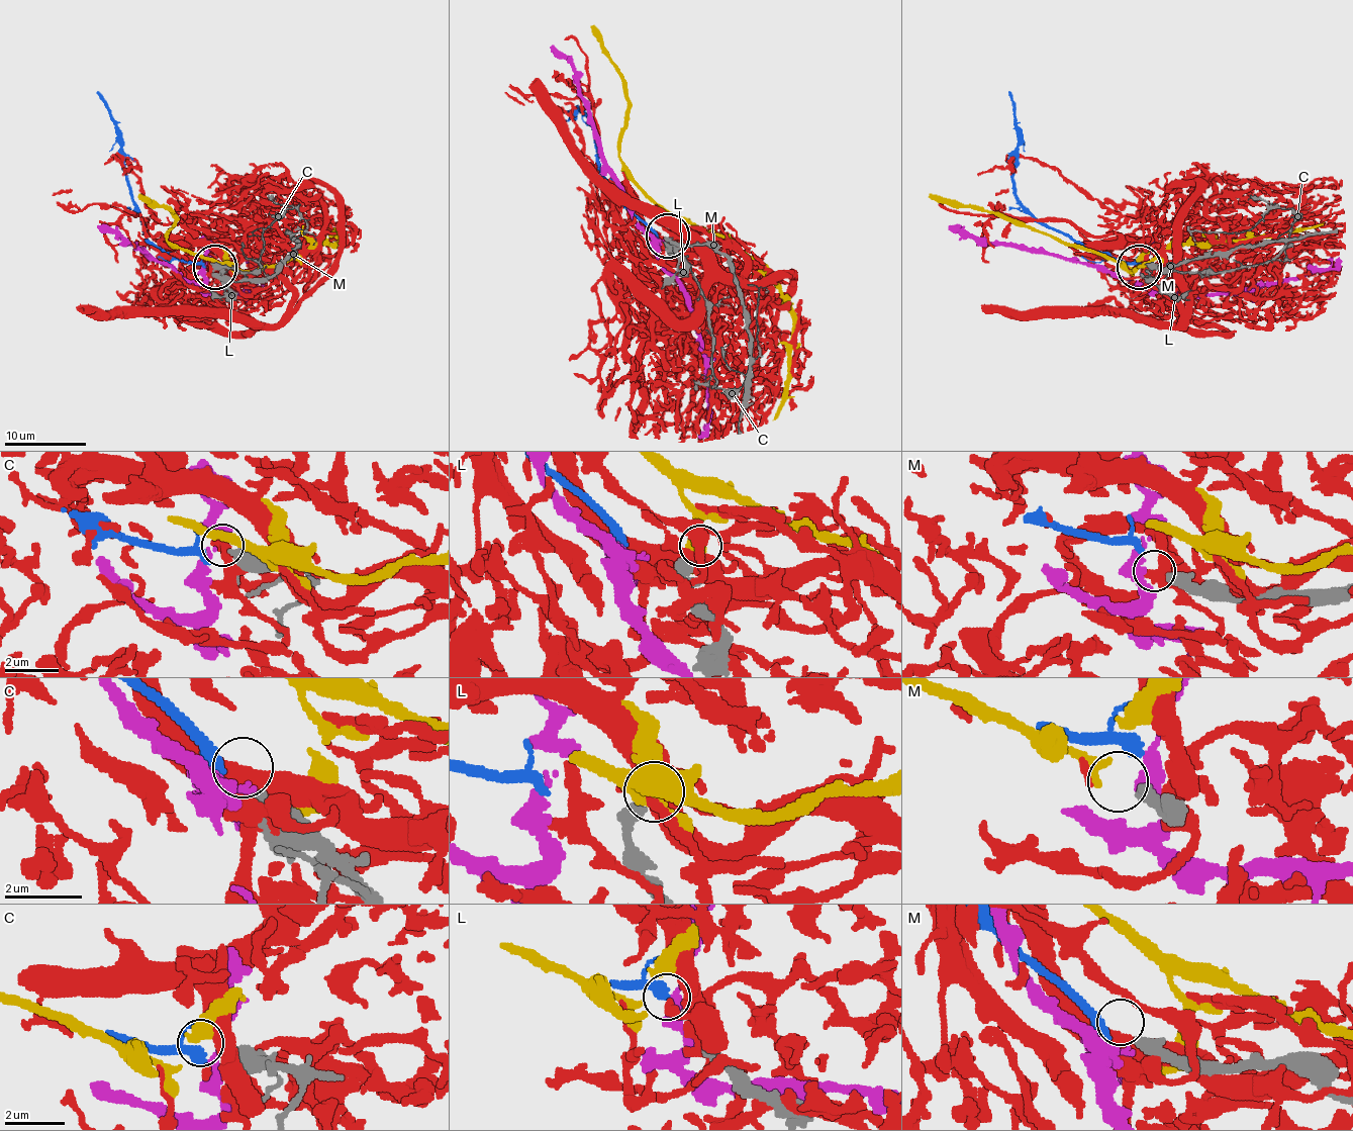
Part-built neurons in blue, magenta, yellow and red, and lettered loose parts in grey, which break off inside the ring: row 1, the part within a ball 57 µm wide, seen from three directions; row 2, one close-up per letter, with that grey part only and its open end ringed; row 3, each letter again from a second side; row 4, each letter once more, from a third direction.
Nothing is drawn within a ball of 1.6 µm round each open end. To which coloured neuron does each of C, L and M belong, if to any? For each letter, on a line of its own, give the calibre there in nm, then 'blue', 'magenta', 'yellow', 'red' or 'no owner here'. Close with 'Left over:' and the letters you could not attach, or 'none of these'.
C: calibre 400 nm; blue
L: calibre 320 nm; no owner here
M: calibre 400 nm; no owner here
Left over: L, M

